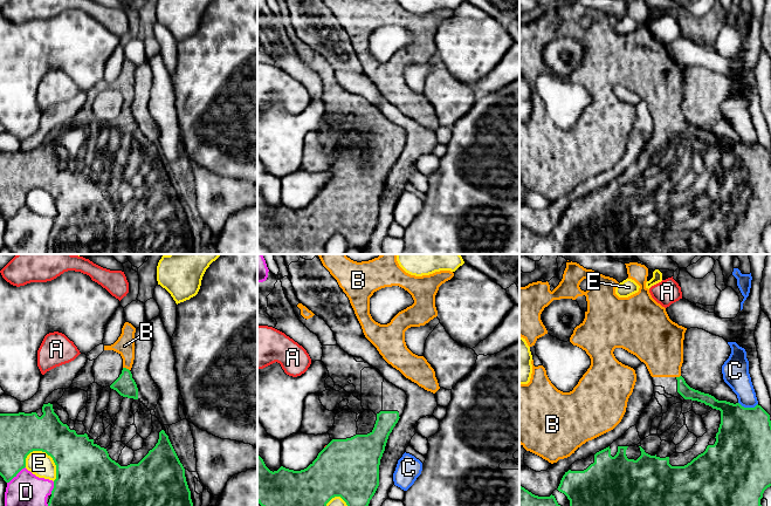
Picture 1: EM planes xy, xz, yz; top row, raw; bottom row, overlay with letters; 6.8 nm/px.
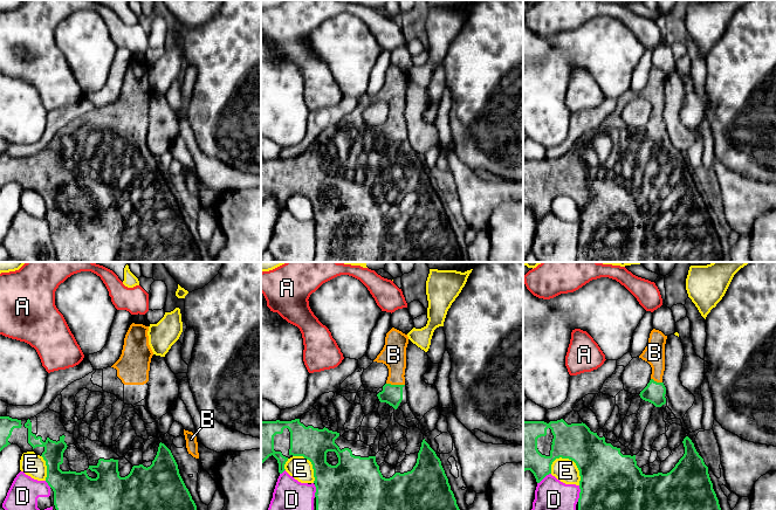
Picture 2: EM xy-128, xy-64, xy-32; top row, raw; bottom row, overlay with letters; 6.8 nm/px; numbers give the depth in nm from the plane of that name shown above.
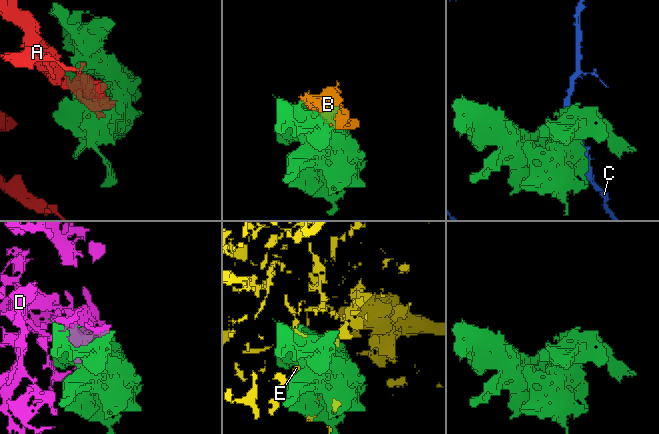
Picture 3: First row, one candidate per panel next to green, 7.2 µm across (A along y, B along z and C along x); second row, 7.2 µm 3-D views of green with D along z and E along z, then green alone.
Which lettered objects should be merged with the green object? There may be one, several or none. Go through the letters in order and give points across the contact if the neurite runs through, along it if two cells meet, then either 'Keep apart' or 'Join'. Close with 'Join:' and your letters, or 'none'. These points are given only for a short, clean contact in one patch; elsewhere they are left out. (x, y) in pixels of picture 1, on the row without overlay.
A: Keep apart
B: Join
C: Keep apart
D: Keep apart
E: Keep apart
Join: B

